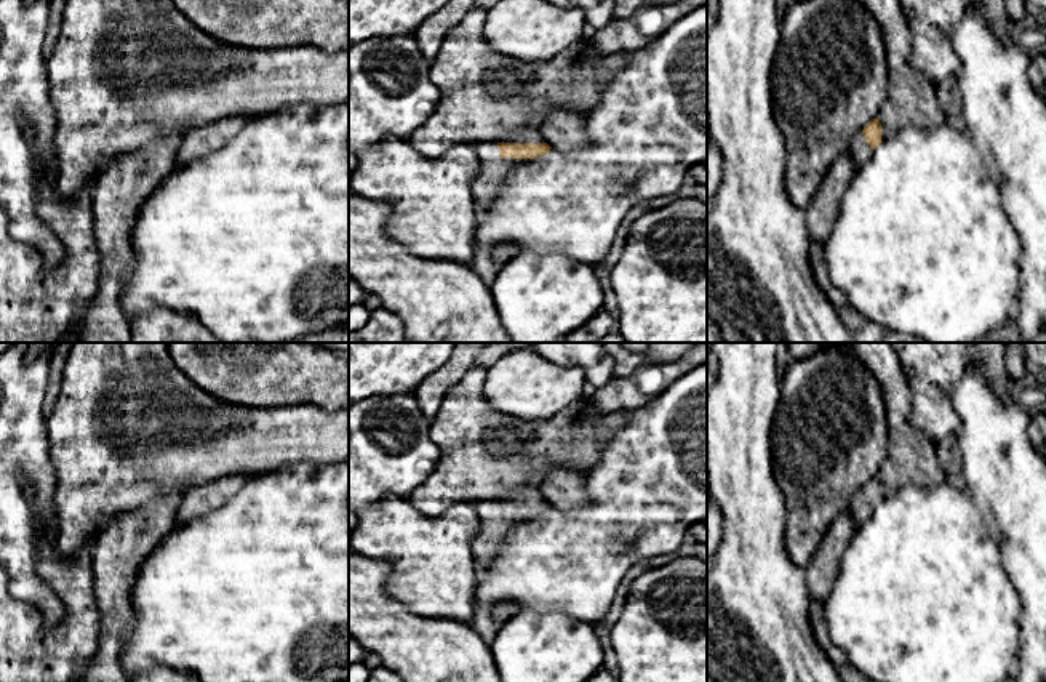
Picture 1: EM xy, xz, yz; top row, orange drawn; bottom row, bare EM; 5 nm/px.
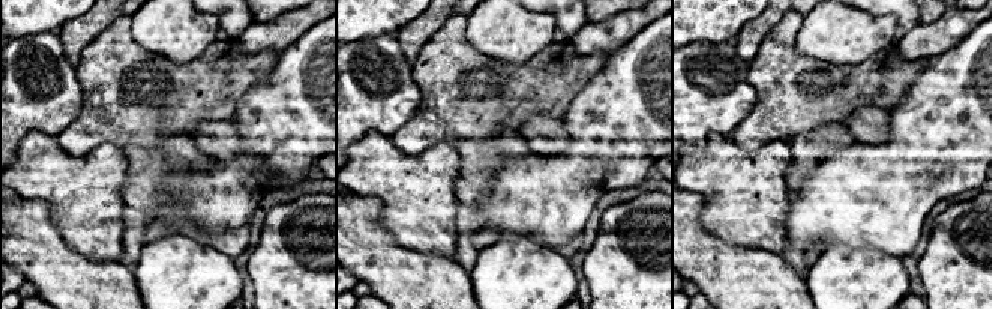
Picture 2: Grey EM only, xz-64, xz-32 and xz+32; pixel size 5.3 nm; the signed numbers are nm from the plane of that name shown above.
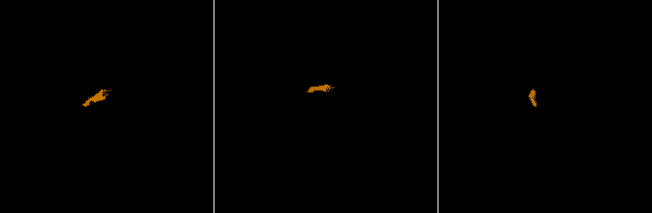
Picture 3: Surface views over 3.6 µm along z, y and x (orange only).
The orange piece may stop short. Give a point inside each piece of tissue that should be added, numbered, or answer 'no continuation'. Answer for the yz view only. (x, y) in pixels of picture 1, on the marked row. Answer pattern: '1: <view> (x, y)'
1: yz (910, 101)
2: yz (859, 149)

